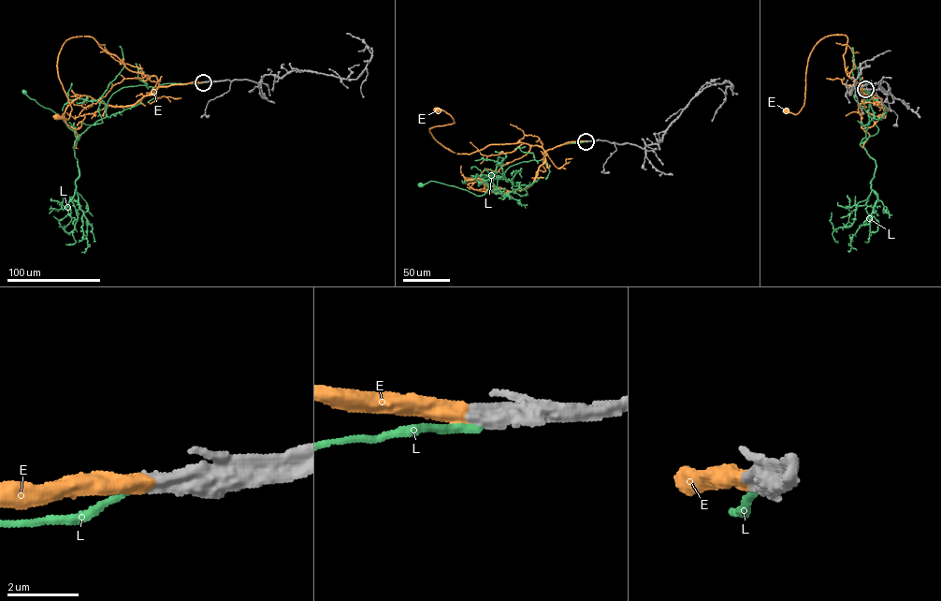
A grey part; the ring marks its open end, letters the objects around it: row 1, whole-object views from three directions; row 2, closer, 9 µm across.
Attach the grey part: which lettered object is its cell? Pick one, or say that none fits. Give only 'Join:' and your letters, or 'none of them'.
Join: E

